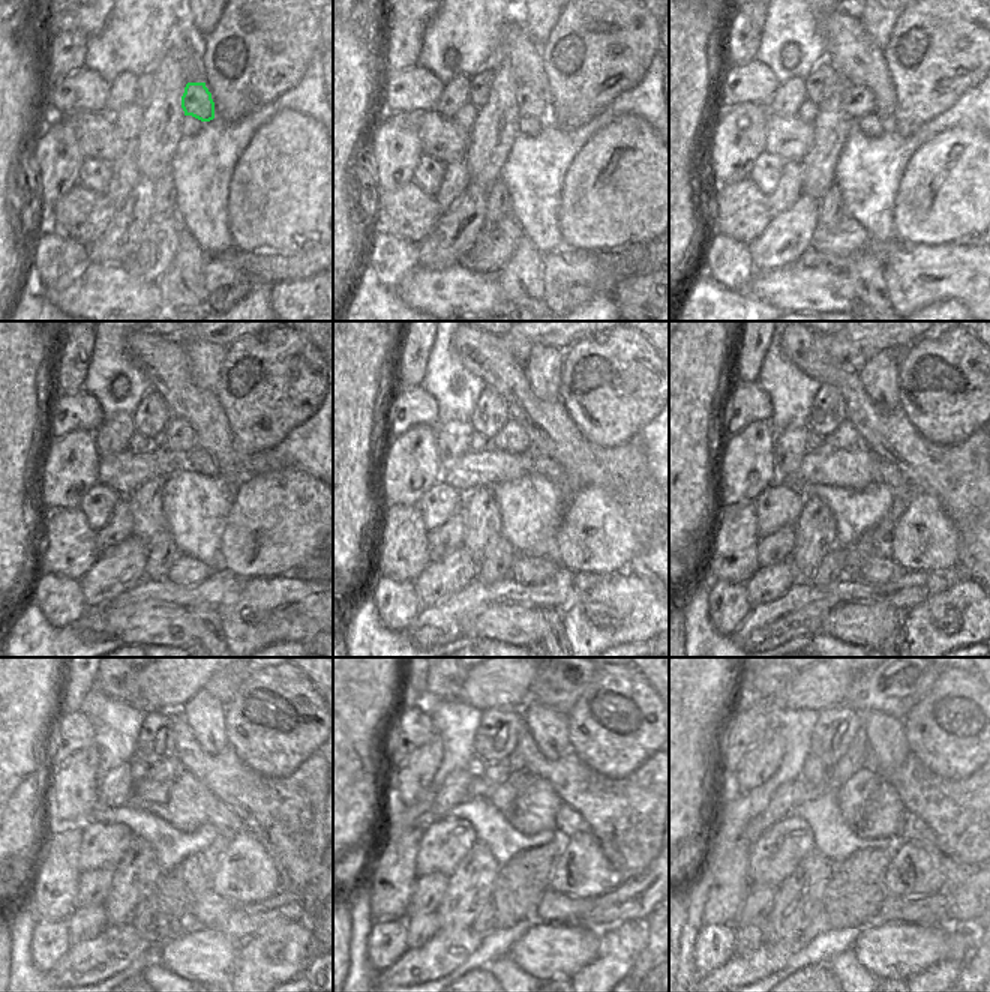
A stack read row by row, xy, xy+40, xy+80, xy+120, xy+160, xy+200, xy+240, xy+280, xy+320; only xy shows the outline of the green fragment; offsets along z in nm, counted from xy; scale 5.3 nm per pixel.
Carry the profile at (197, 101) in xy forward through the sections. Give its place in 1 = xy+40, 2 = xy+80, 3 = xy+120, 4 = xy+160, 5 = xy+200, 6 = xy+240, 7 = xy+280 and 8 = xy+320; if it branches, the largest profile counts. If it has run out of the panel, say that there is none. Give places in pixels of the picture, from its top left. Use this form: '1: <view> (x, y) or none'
1: xy+40 (530, 104)
2: xy+80 (857, 101)
3: xy+120 (177, 437)
4: xy+160 (512, 438)
5: xy+200 (846, 437)
6: xy+240 (170, 769)
7: xy+280 (495, 775)
8: xy+320 (804, 791)

